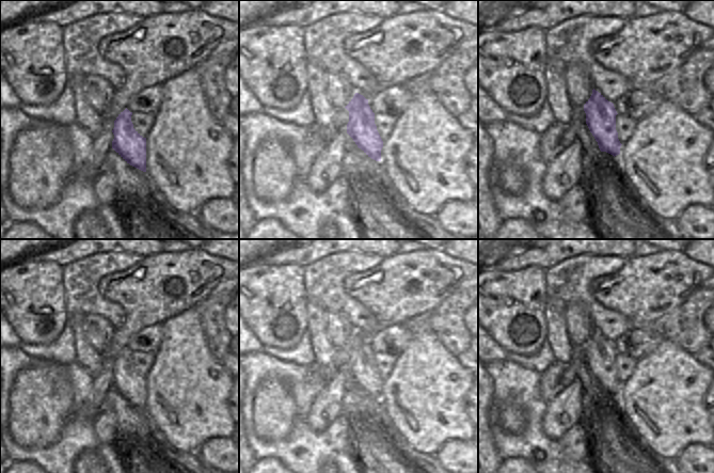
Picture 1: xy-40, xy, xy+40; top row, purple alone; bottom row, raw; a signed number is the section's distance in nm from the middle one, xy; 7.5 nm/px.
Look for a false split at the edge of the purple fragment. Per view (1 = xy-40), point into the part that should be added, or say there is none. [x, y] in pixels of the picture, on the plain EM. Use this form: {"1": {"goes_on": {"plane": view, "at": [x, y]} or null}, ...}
{"1": {"goes_on": null}}

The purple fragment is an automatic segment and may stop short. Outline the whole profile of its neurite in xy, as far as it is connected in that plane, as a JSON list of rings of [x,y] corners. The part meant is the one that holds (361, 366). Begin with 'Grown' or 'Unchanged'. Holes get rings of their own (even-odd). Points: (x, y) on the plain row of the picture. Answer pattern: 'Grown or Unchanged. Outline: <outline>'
Unchanged. Outline: [[[355,332],[345,347],[349,350],[347,373],[368,396],[381,400],[383,380],[377,369],[375,352],[368,344],[368,338]]]

